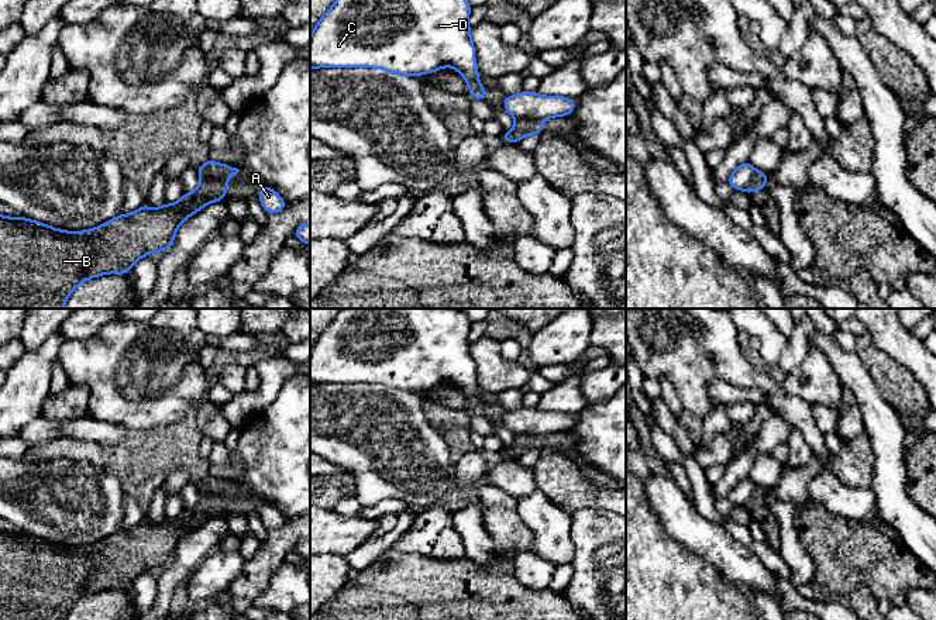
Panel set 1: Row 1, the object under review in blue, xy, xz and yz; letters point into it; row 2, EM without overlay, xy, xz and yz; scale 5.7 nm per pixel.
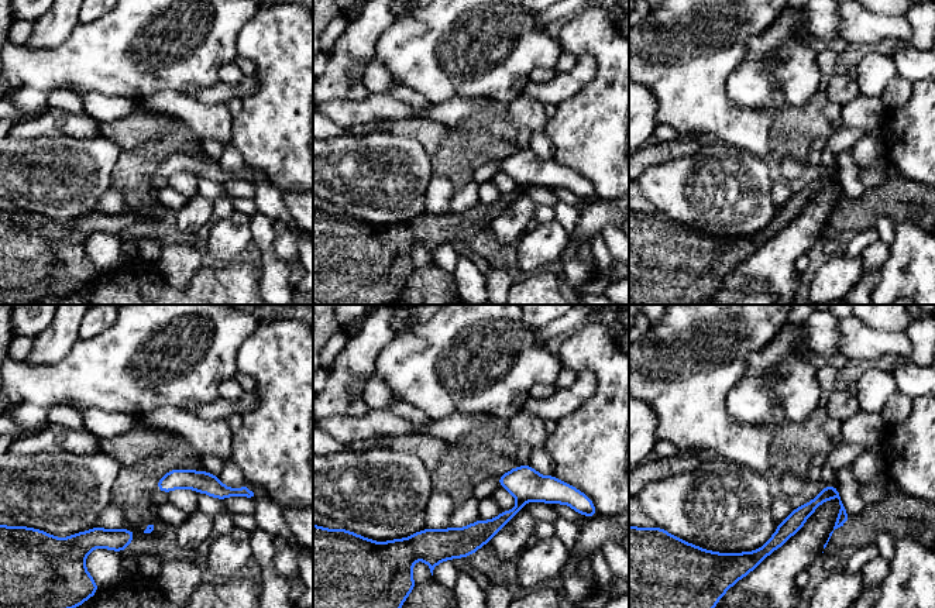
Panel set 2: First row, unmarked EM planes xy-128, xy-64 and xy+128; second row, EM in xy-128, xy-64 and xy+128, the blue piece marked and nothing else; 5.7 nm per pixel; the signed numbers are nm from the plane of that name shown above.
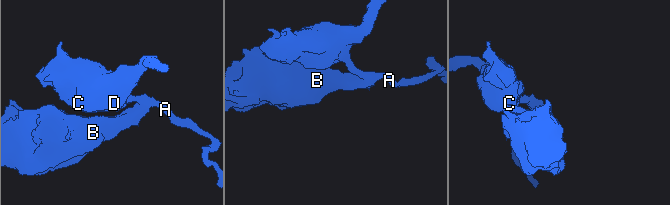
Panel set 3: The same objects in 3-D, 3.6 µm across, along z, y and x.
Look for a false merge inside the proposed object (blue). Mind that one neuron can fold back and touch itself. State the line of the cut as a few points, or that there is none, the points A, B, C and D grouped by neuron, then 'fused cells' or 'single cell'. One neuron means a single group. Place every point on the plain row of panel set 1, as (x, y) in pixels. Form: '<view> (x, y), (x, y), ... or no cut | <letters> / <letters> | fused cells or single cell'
xy (226, 493), (203, 492), (200, 495) | A C D / B | fused cells

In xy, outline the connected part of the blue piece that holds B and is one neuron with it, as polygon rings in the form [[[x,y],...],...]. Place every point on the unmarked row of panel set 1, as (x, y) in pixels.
[[[204,492],[195,507],[183,509],[173,520],[164,519],[158,524],[142,520],[131,530],[118,530],[86,547],[63,547],[27,533],[0,531],[0,620],[65,620],[69,610],[87,595],[106,589],[128,590],[138,575],[151,568],[168,566],[175,557],[178,542],[204,521],[224,517],[228,504],[226,493]]]

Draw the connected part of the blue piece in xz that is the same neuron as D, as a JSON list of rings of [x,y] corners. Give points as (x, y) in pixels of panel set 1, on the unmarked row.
[[[341,309],[312,345],[310,385],[378,383],[420,392],[451,382],[467,396],[471,413],[485,416],[468,340],[471,324],[462,309]]]

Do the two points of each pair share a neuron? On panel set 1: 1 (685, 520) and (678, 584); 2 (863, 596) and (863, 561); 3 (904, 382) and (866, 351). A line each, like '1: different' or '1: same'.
1: different
2: different
3: same

